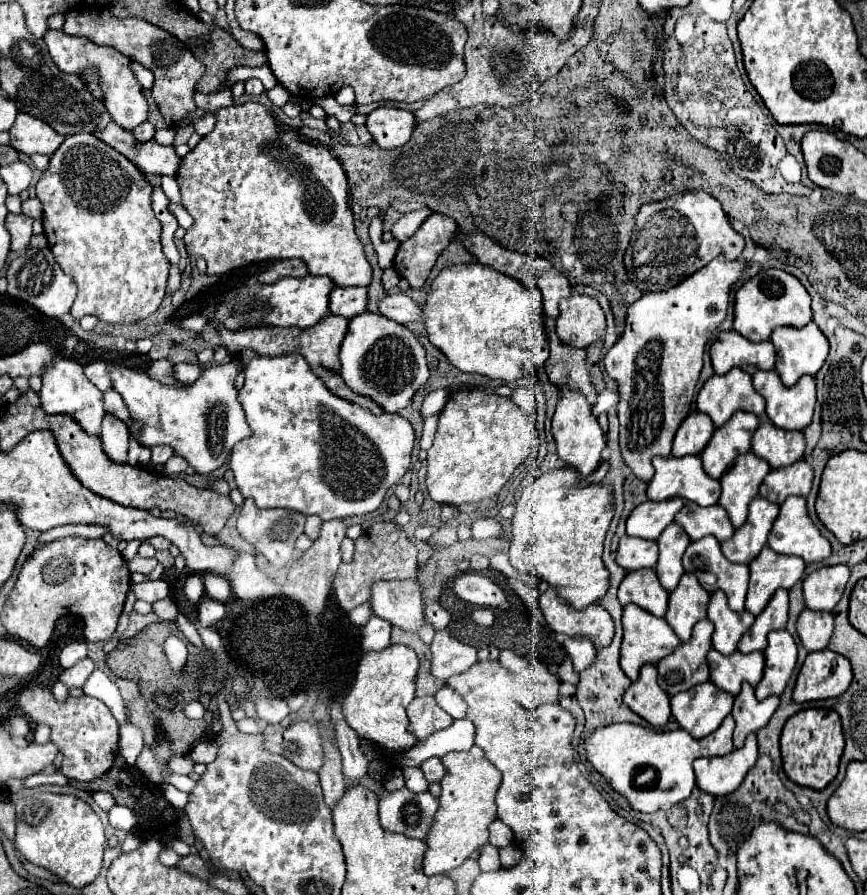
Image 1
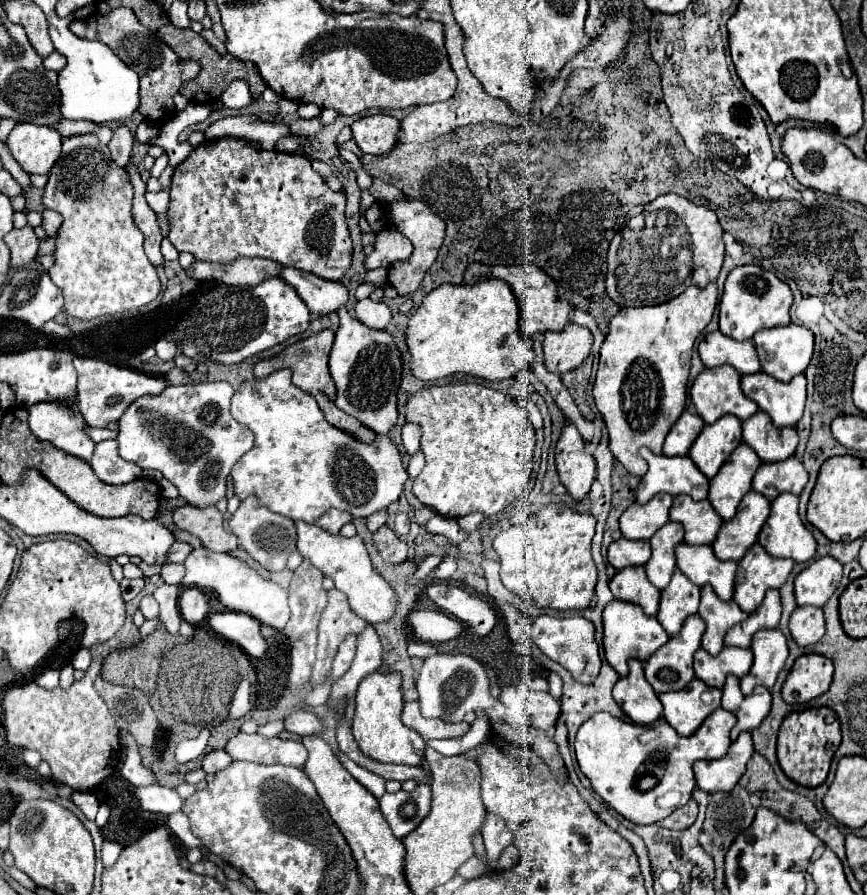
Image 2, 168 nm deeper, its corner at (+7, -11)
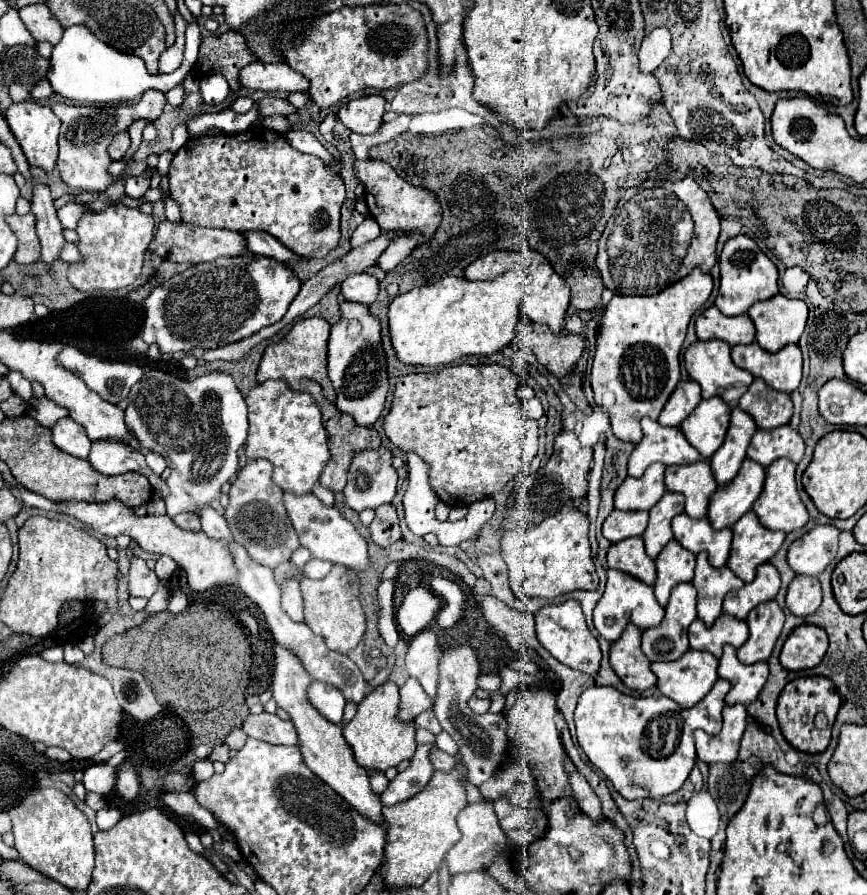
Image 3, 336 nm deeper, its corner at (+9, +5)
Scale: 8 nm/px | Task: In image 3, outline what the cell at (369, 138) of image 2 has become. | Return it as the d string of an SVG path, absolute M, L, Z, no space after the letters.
M371 94L343 104L337 110L337 118L351 132L373 134L383 122L383 112L385 112L385 98L379 94Z

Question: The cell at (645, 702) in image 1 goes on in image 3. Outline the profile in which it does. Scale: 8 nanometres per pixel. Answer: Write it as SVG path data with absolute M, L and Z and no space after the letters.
M629 624L623 630L623 636L611 644L611 666L615 674L633 690L647 690L655 686L655 674L649 668L647 656L641 650L641 630L635 624Z

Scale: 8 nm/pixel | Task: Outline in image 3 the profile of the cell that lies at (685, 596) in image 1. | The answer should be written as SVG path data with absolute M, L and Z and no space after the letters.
M675 538L661 550L661 554L655 560L657 564L657 580L653 584L655 598L661 606L667 604L671 588L679 582L691 582L693 580L693 568L695 568L695 554L687 552Z

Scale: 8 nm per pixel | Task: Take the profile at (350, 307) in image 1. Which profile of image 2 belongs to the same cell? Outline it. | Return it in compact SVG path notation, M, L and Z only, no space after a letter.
M283 268L281 278L297 290L297 294L305 300L311 316L315 318L339 312L349 300L349 290L341 282L321 280L311 272Z

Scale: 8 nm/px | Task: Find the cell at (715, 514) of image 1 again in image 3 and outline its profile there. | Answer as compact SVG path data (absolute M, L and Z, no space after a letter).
M703 458L695 464L673 464L665 468L665 486L669 492L685 494L685 512L691 518L703 518L707 514L709 498L717 488L711 464Z

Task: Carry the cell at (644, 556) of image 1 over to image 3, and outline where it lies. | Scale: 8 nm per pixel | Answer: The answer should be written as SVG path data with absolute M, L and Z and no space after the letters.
M613 510L603 522L603 536L613 544L631 536L641 536L647 528L647 516L649 512Z

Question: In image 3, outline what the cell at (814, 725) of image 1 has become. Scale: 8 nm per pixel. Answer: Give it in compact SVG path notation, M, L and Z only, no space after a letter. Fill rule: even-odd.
M801 676L801 678L795 678L791 680L781 696L779 696L779 702L777 702L777 718L779 718L779 724L781 724L781 730L783 730L783 736L791 742L791 746L795 746L797 750L803 750L803 752L823 752L827 746L829 746L829 740L831 740L831 726L835 722L835 716L837 716L837 710L841 706L841 696L835 688L835 684L831 684L831 680L827 680L825 676ZM823 712L827 716L827 728L819 730L815 726L815 716Z

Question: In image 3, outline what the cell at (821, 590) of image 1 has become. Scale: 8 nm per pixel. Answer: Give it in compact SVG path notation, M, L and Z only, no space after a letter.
M815 526L801 538L797 538L787 550L787 562L795 574L819 576L835 558L839 544L839 528Z

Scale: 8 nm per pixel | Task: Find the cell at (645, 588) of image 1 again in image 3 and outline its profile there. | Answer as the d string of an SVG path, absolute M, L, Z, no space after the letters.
M635 536L635 540L611 544L611 548L607 550L607 562L609 568L627 572L649 586L653 586L655 582L655 562L647 556L641 536Z

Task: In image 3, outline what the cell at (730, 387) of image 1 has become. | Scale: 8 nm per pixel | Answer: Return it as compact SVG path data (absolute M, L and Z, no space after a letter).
M697 340L685 350L683 360L685 360L685 368L687 368L689 376L695 382L699 382L699 386L703 390L703 398L720 396L729 404L735 403L747 392L747 388L753 382L753 376L747 370L733 364L731 346L727 342L723 342L723 340L707 340L707 342Z

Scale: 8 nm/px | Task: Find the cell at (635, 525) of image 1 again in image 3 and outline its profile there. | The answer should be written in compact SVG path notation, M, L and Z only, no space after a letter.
M651 464L641 478L627 476L623 484L615 490L615 508L617 510L649 510L665 494L663 482L663 464Z

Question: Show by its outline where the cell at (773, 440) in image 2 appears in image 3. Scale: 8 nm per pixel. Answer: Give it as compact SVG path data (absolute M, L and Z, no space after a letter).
M755 378L751 388L739 398L739 406L753 416L759 428L777 428L789 424L789 418L793 414L789 394L775 392L759 378Z

